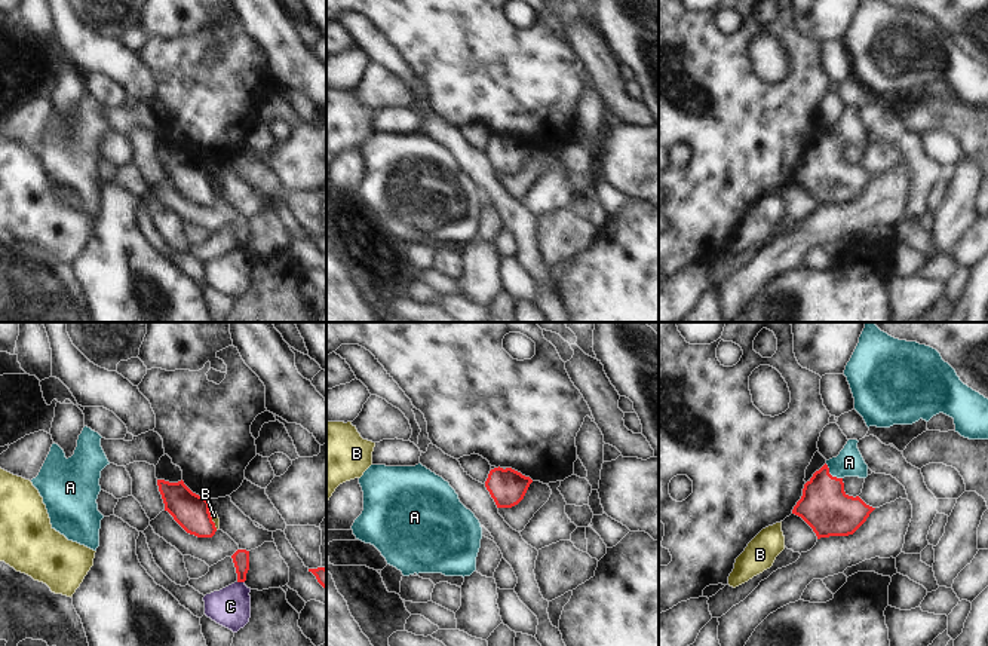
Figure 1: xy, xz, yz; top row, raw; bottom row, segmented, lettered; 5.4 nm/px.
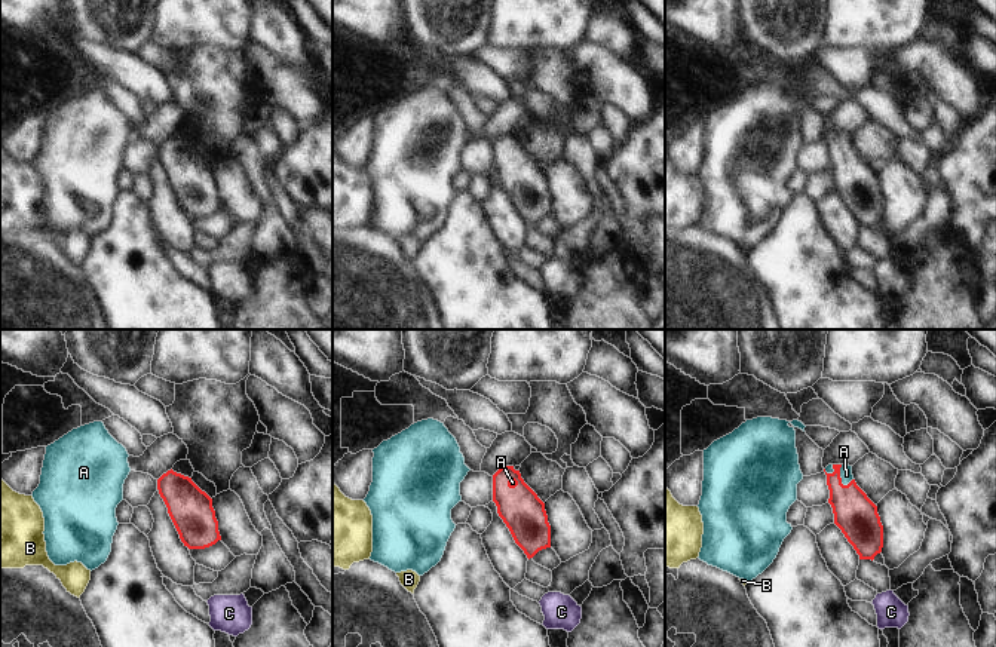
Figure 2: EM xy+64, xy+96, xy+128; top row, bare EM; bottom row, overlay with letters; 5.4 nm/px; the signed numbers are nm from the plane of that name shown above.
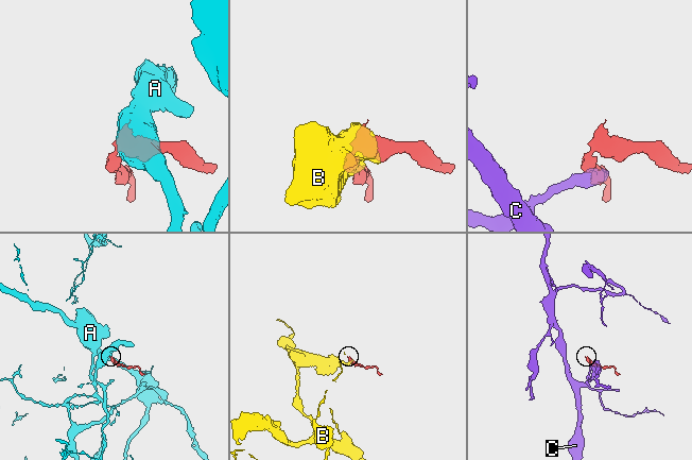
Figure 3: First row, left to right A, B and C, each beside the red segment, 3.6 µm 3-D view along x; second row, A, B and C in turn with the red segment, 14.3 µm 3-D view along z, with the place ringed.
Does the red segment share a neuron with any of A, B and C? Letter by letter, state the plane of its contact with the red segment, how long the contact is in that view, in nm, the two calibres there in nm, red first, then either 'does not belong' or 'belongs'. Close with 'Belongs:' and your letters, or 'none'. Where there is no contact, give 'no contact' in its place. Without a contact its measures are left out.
A: yz | 130 nm | 260/150 nm | belongs
B: xy | 140 nm | 190/40 nm | does not belong
C: xy | 40 nm | 90/220 nm | does not belong
Belongs: A

